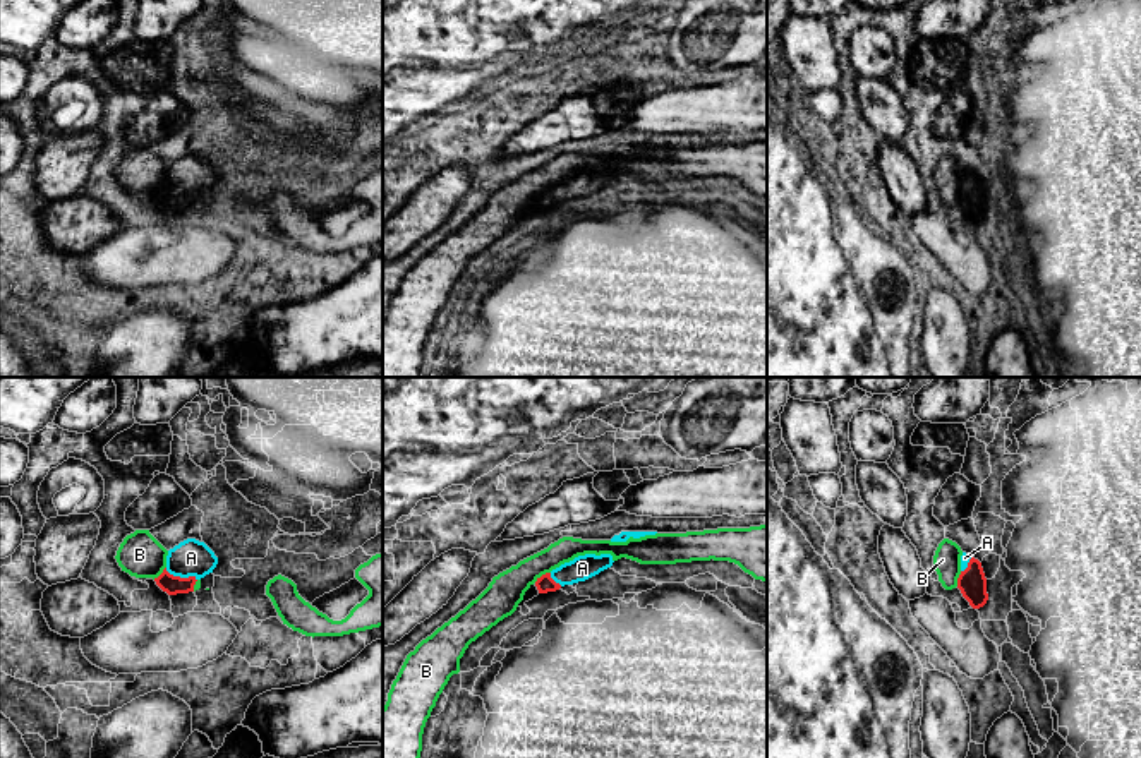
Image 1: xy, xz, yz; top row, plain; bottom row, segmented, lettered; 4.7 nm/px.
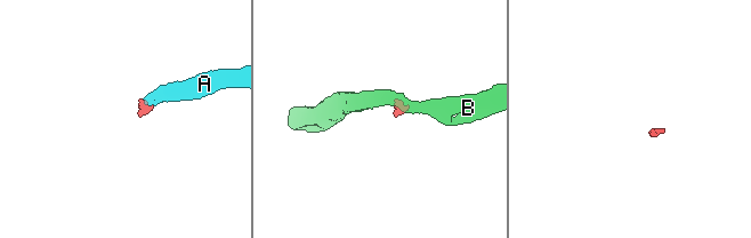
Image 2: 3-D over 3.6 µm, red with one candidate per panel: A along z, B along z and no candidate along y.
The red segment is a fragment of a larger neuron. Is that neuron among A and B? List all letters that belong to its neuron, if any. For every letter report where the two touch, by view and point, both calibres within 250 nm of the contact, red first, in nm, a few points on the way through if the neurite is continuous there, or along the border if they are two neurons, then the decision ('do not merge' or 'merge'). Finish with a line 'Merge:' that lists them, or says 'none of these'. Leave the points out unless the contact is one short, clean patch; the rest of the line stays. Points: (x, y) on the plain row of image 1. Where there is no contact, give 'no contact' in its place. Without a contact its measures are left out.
A: contact xy (179, 192); calibres 90 and 180 nm; way xy (172, 201), (179, 192), (191, 174); merge
B: contact xz (543, 191); calibres 80 and 170 nm; border xz (549, 187), (534, 198); do not merge
Merge: A

